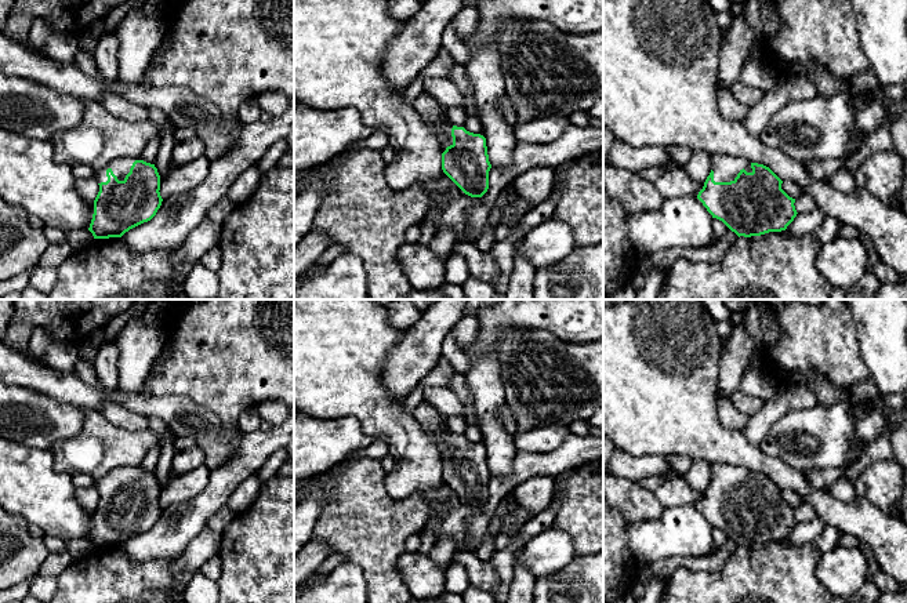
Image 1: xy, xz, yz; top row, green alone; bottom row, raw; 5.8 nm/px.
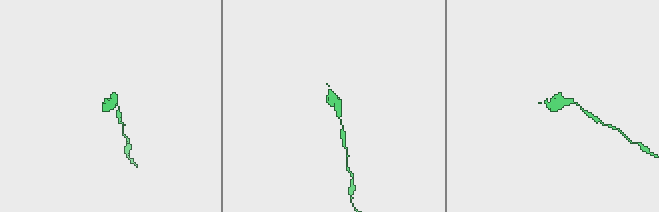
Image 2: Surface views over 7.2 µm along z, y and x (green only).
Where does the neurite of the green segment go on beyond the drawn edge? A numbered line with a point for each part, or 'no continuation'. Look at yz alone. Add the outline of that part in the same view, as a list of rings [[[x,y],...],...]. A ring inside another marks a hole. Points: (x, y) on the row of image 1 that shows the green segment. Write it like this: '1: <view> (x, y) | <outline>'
1: yz (725, 167) | [[[711,155],[712,171],[715,182],[734,181],[737,174],[744,168],[747,172],[752,172],[751,161],[744,157],[734,157],[728,155]]]

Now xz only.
1: xz (434, 115) | [[[420,91],[420,94],[413,101],[413,105],[424,121],[431,126],[433,131],[442,132],[442,152],[445,152],[447,146],[453,145],[453,124],[449,121],[445,108],[424,91]]]

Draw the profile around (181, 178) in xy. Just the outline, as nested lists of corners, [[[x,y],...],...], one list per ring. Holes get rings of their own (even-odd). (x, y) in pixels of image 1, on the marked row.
[[[197,157],[186,164],[171,167],[166,177],[160,177],[160,196],[163,200],[199,186],[208,174],[210,160]]]

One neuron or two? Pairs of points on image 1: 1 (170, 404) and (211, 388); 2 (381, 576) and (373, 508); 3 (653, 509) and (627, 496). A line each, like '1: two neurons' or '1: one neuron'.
1: two neurons
2: one neuron
3: one neuron

